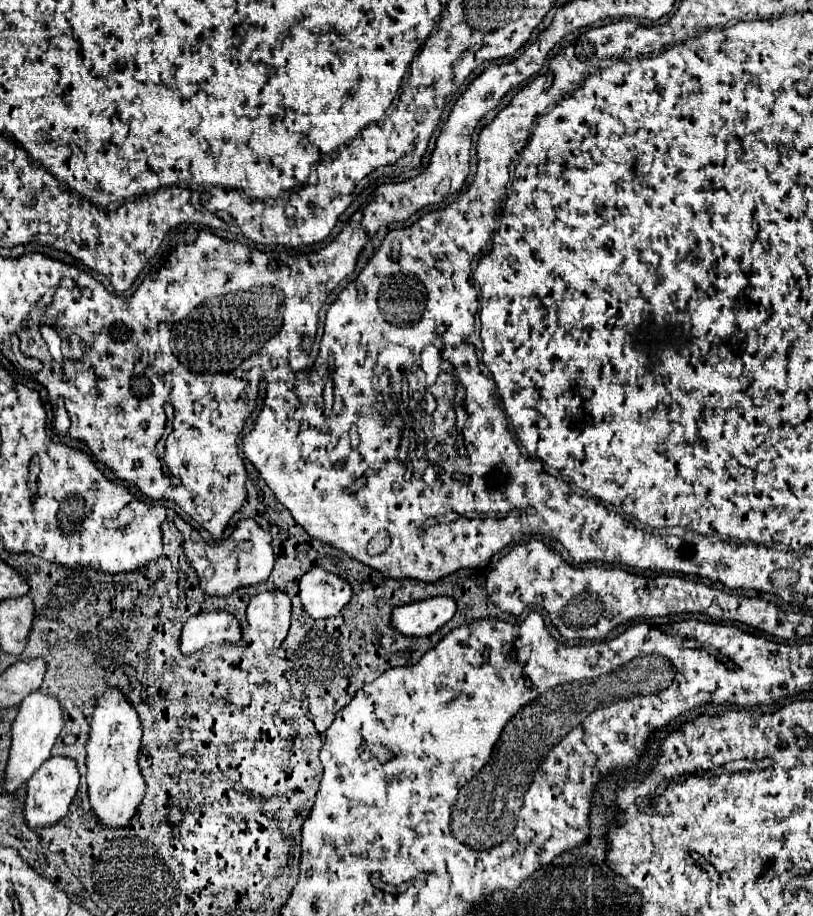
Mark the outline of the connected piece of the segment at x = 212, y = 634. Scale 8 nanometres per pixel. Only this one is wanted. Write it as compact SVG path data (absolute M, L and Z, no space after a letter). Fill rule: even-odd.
M226 610L200 612L184 624L180 650L182 654L190 654L202 650L212 642L238 642L240 638L242 638L240 624L230 612Z

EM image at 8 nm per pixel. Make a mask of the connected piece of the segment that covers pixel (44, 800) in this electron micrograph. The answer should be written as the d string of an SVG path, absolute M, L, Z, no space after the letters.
M50 756L28 780L28 796L24 806L26 824L38 830L62 820L68 814L68 806L78 792L78 784L80 784L80 774L78 774L76 762L66 756Z

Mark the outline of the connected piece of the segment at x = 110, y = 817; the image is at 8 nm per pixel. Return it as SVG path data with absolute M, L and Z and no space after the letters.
M108 688L96 698L96 708L90 720L90 738L86 744L88 758L88 794L90 804L104 828L124 828L136 814L144 794L144 778L138 770L138 750L142 724L134 706L122 690Z

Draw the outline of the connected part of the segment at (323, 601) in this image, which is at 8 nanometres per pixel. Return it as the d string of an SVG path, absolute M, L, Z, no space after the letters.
M318 566L300 580L302 606L314 620L336 616L350 602L350 596L352 588L344 578Z

